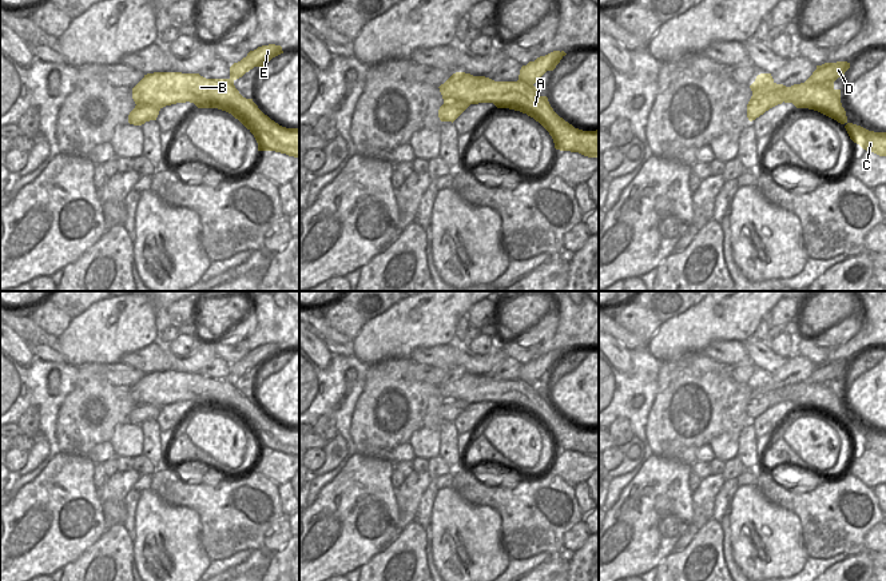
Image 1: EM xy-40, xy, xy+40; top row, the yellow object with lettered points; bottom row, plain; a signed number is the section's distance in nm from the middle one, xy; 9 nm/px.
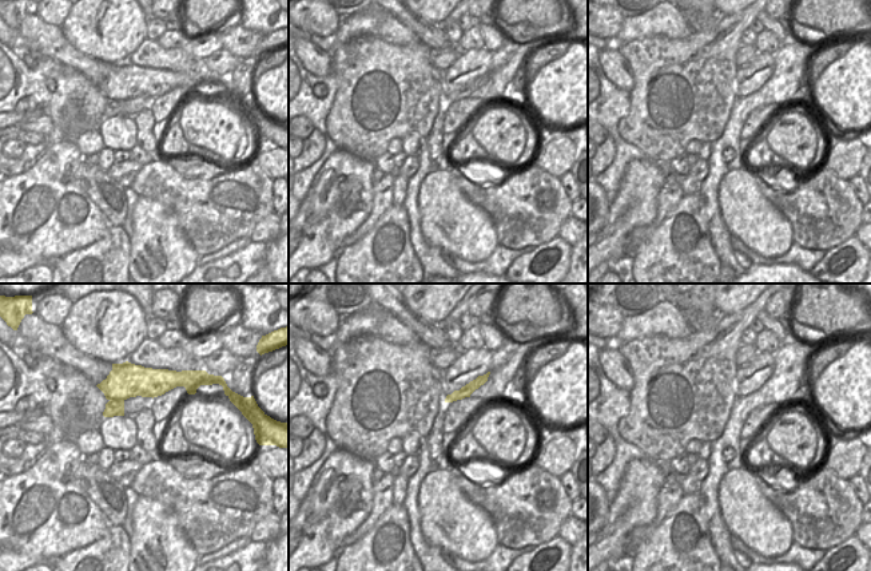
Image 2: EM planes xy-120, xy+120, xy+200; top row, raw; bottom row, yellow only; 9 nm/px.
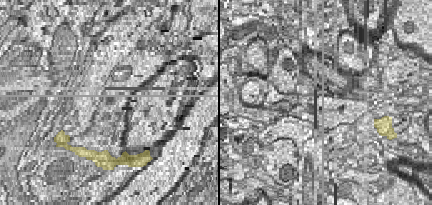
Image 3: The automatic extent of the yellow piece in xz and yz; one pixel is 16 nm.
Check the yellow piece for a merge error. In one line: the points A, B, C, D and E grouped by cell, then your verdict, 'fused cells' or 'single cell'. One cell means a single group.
A B C / D E; fused cells

